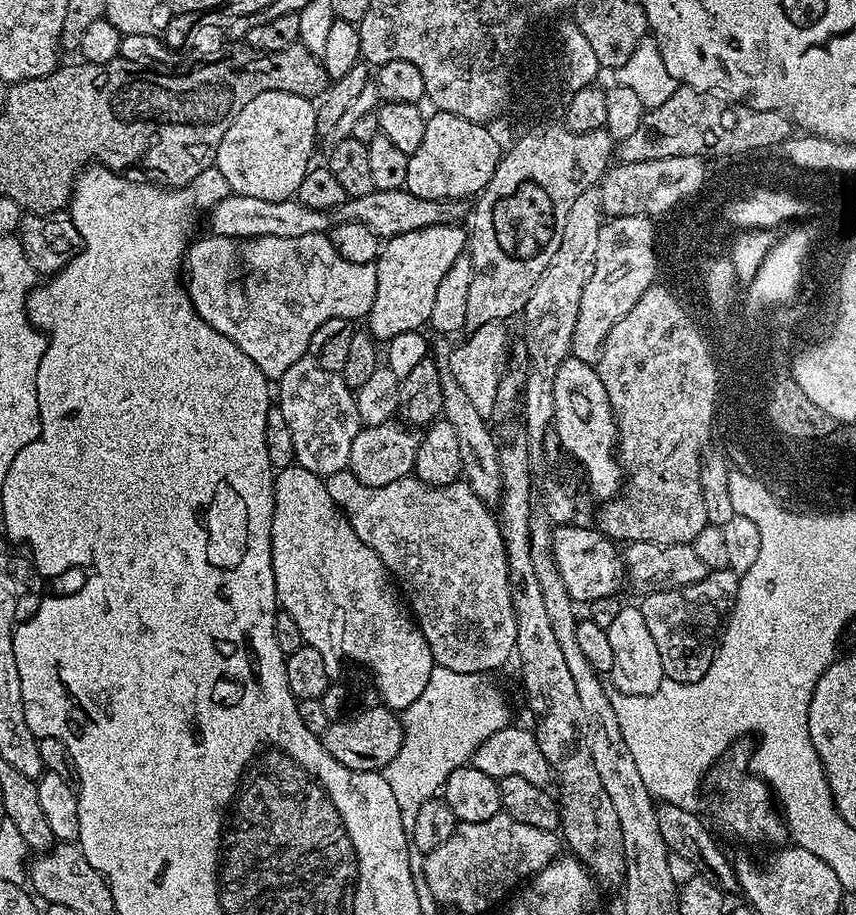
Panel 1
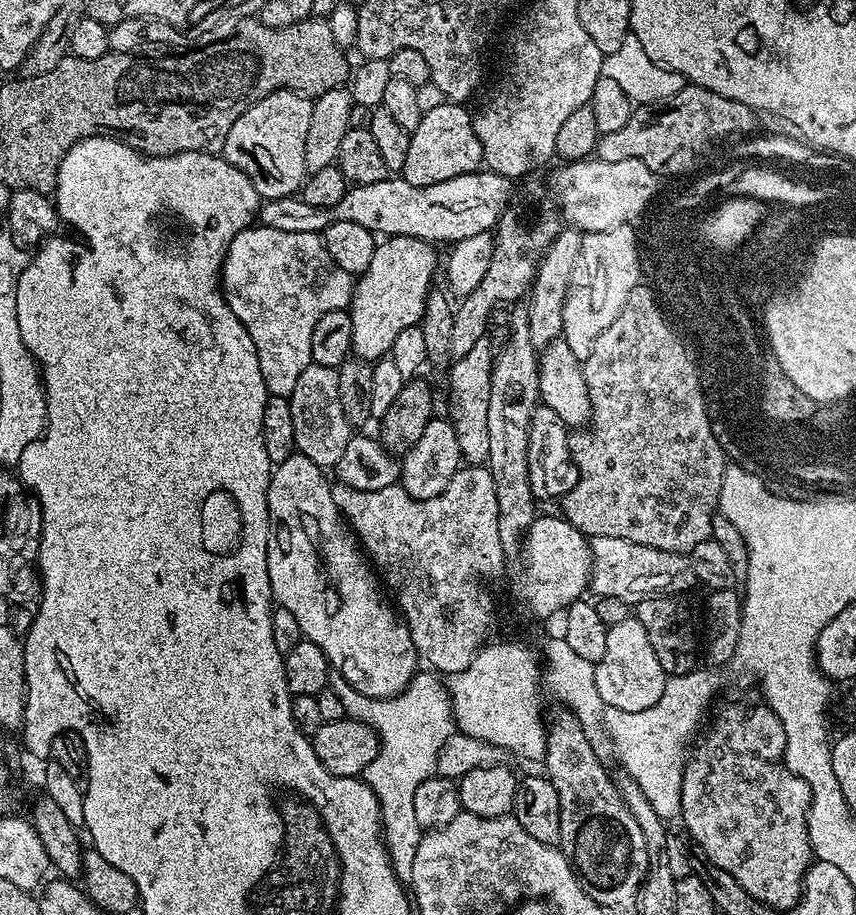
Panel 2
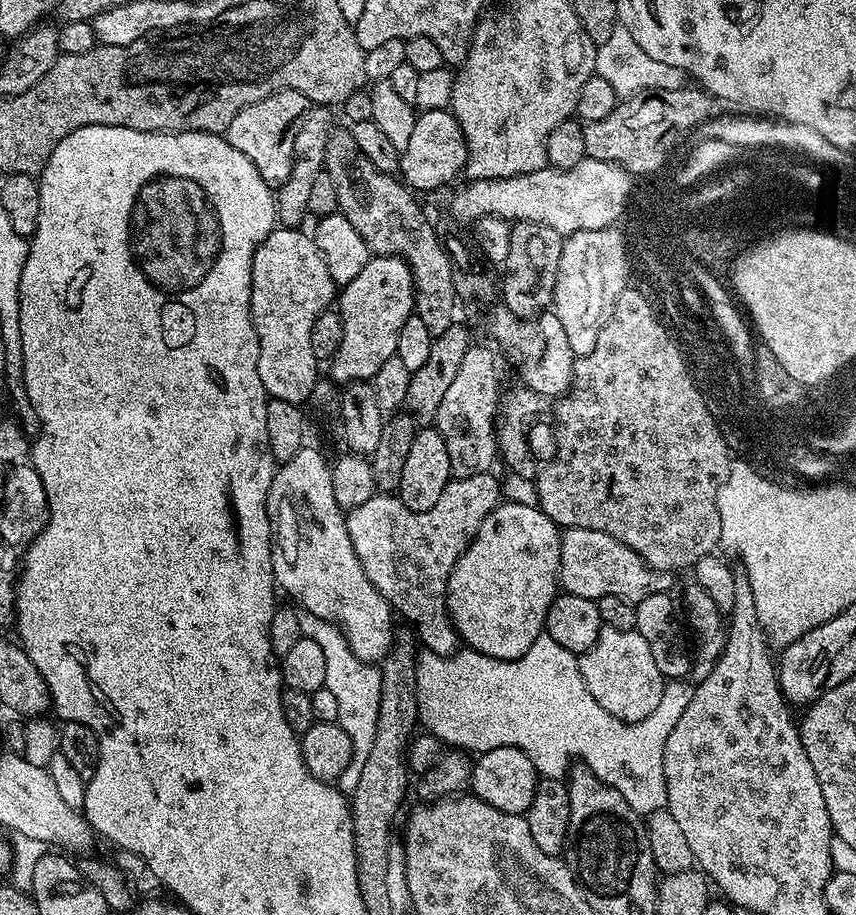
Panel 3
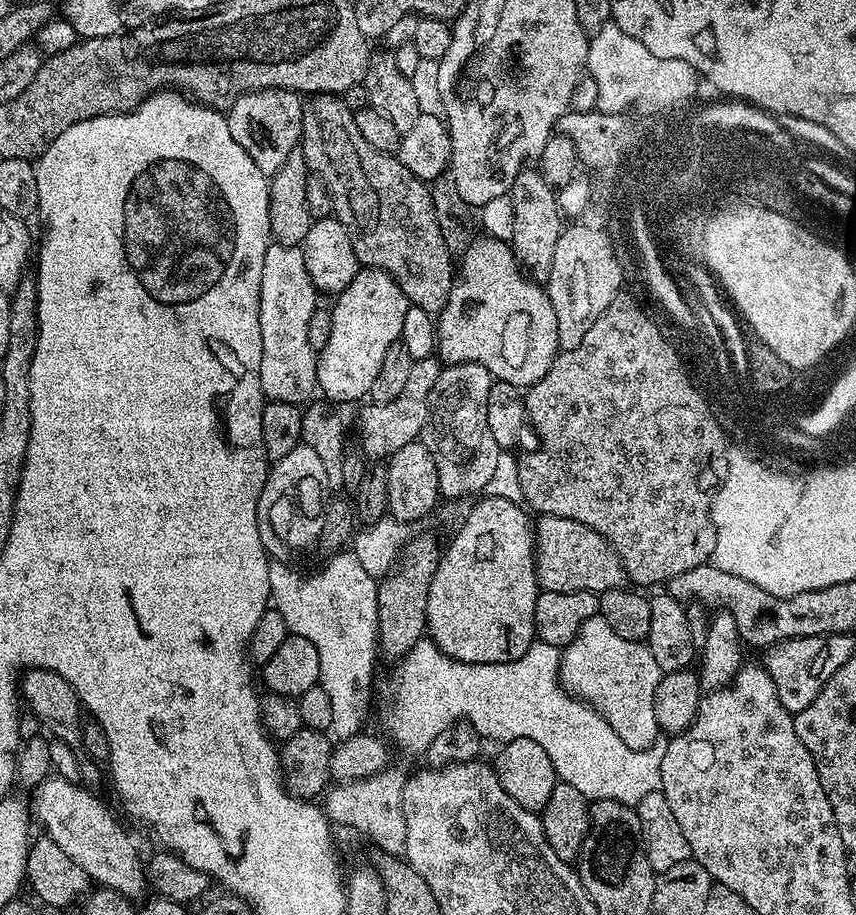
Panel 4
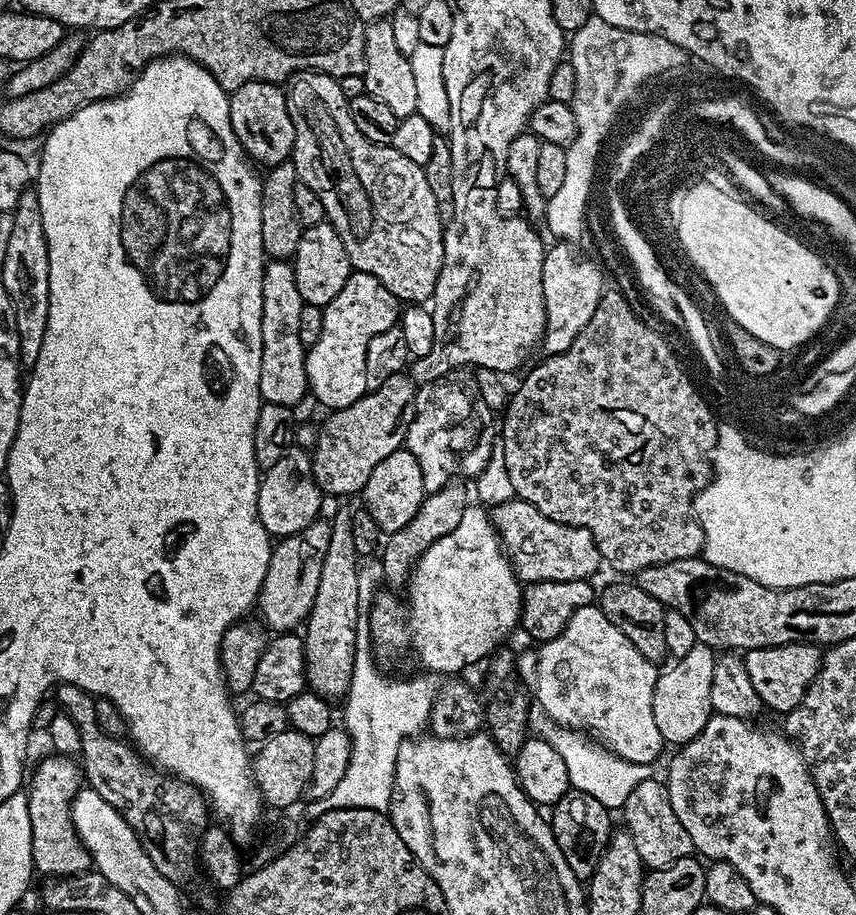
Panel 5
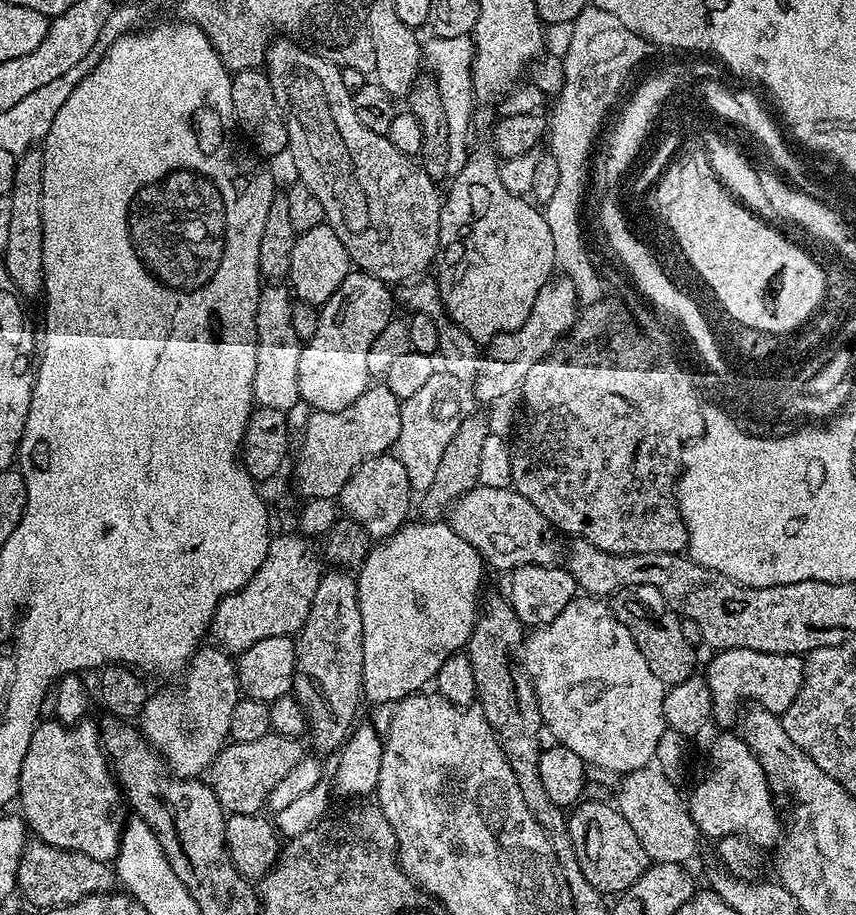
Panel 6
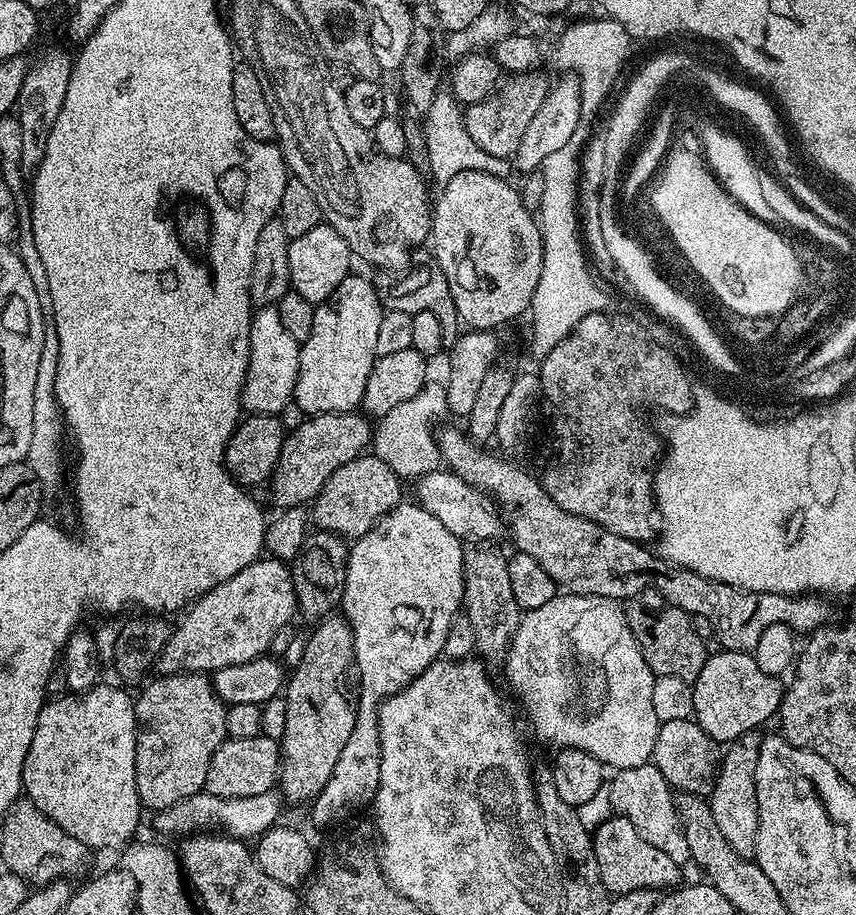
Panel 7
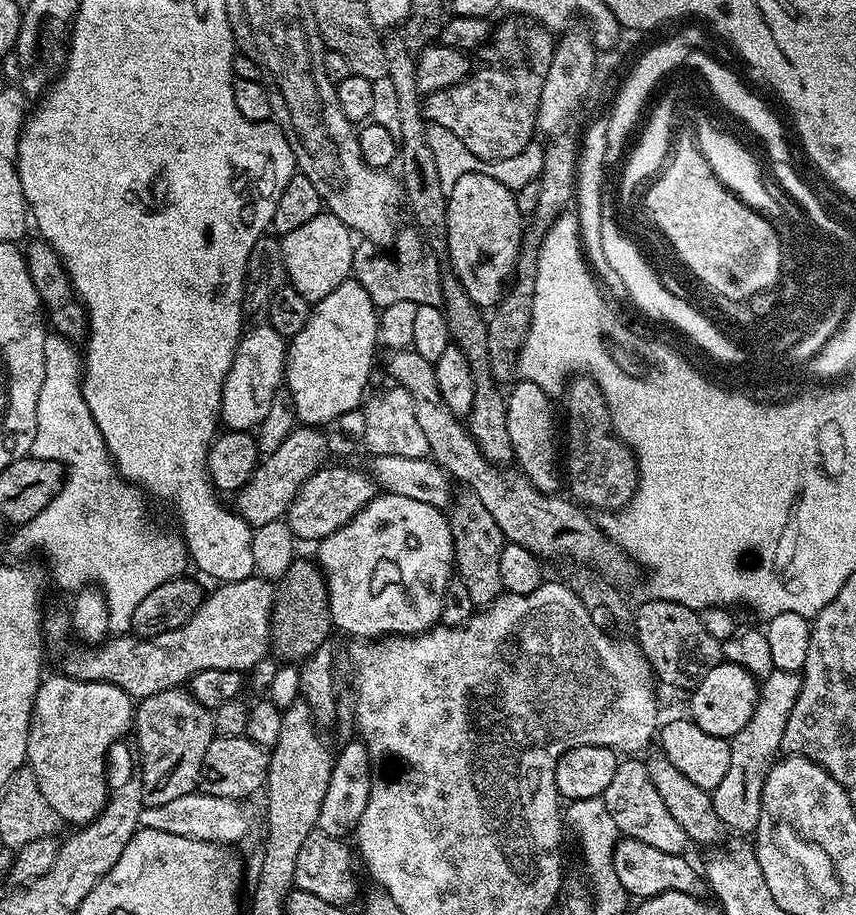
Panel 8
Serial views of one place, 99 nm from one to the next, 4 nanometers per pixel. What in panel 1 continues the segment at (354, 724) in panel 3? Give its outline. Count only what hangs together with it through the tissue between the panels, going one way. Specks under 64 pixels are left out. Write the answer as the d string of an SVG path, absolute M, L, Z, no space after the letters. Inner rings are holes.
M434 666L430 670L430 682L426 682L426 690L422 690L418 702L410 702L410 706L403 709L404 741L400 753L394 762L384 767L382 774L386 782L390 782L406 830L414 826L422 802L433 799L443 789L446 778L450 778L454 770L465 767L474 750L478 750L490 734L509 727L508 706L488 690L488 680L484 674L458 674L458 670Z

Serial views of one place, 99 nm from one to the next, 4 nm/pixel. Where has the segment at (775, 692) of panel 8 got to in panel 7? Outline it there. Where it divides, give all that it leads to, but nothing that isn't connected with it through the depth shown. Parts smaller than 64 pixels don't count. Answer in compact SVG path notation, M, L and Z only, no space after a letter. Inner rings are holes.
M747 732L727 745L728 753L723 753L715 774L710 803L714 822L726 837L726 842L739 854L751 857L756 851L758 838L758 802L756 801L756 771L761 737L756 732Z

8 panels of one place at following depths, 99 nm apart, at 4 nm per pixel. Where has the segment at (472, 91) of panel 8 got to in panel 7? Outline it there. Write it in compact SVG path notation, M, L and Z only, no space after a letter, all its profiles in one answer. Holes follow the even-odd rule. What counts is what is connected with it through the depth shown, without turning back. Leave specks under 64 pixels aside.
M540 70L517 72L507 79L499 85L495 94L478 101L477 104L467 105L462 115L470 138L474 138L474 142L478 142L478 146L482 146L486 154L512 158L518 150L518 142L522 142L522 134L526 134L526 126L530 126L534 114L538 114L538 106L542 106L546 98L550 80Z

